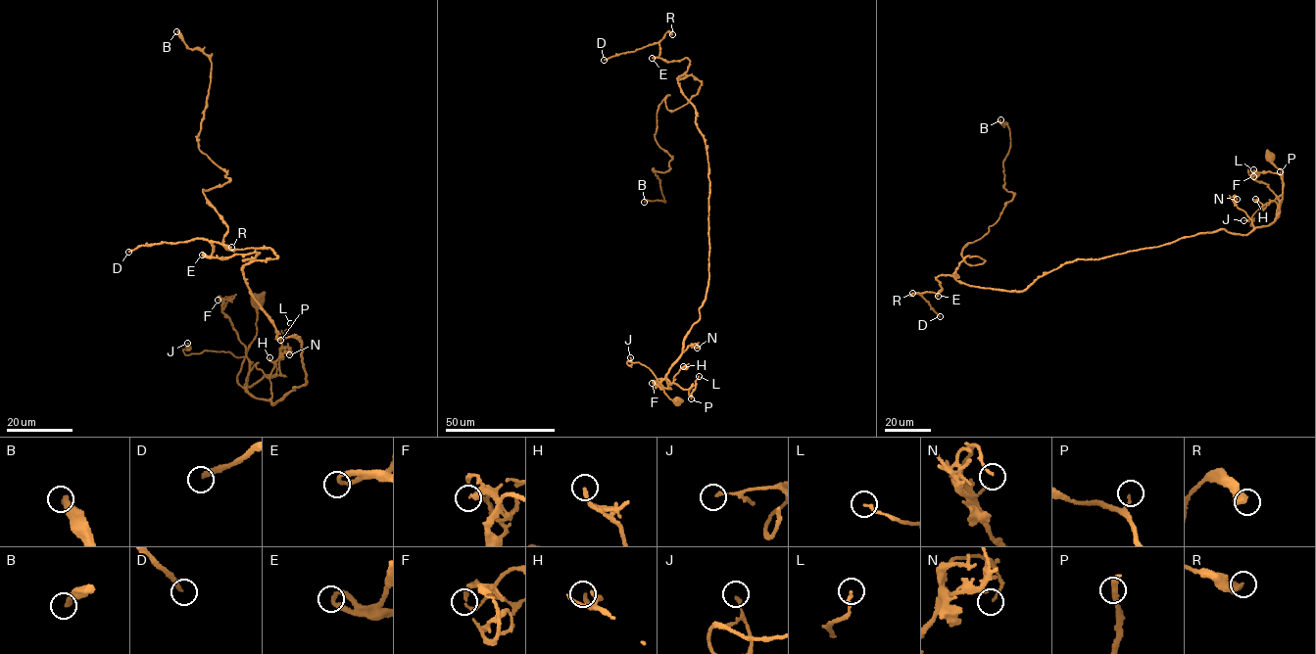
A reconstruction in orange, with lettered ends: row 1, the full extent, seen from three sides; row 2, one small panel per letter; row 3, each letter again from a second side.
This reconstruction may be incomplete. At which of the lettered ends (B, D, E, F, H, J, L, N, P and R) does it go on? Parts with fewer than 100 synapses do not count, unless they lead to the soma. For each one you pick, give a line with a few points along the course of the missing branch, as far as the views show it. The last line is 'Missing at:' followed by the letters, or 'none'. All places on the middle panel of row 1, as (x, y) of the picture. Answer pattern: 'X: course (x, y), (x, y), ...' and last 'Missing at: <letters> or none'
D: course (604, 60), (587, 67), (572, 67), (566, 77), (544, 76), (536, 61), (531, 62)
Missing at: D

